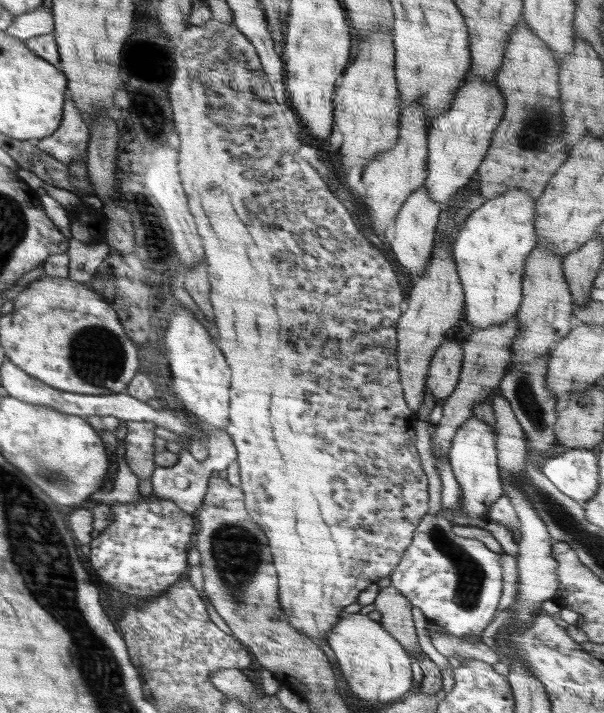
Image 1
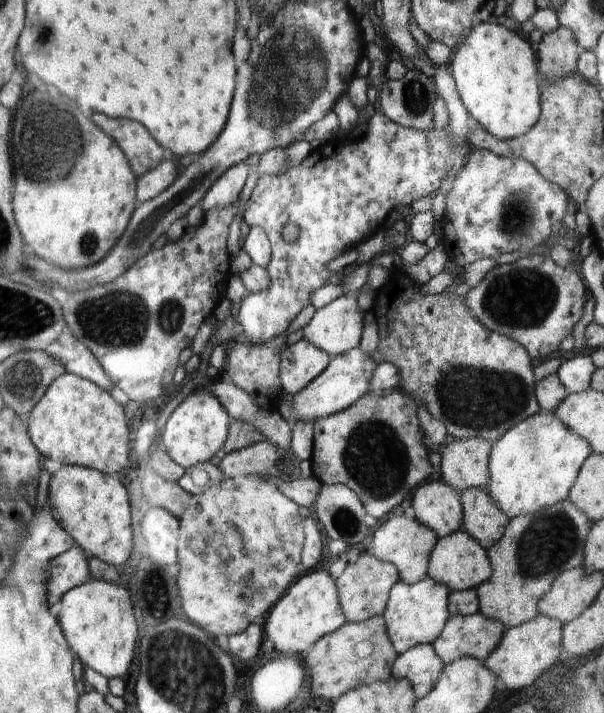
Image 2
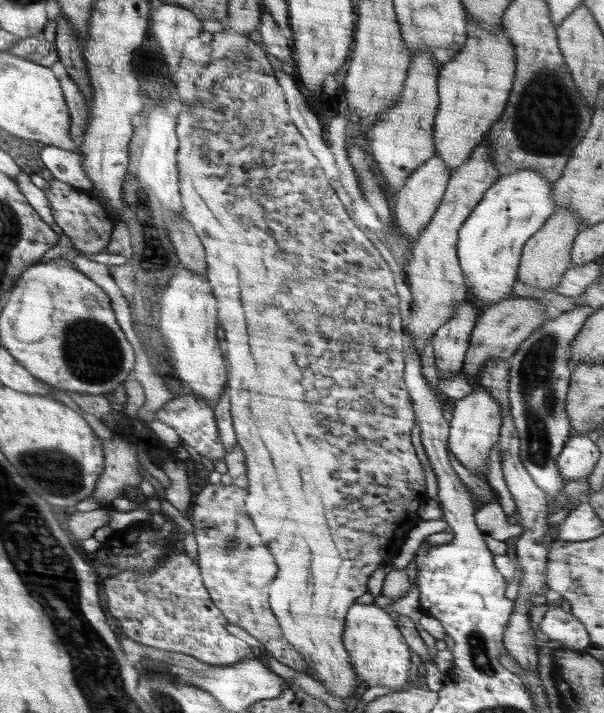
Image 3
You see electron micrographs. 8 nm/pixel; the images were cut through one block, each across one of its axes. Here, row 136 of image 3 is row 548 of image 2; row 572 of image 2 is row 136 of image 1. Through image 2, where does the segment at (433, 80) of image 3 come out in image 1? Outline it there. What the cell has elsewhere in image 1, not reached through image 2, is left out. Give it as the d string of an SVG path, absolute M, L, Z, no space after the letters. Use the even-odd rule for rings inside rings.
M422 105L401 110L396 146L375 156L363 170L362 182L366 185L366 194L360 200L376 234L384 234L403 202L424 185L428 174L427 131L426 113Z

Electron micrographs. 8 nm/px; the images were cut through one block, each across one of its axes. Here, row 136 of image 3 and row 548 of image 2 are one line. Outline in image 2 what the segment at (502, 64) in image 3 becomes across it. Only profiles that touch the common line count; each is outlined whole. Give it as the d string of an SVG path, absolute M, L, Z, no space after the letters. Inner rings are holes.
M464 529L438 539L429 556L427 576L434 582L445 584L450 591L477 589L492 574L487 549L473 539Z

